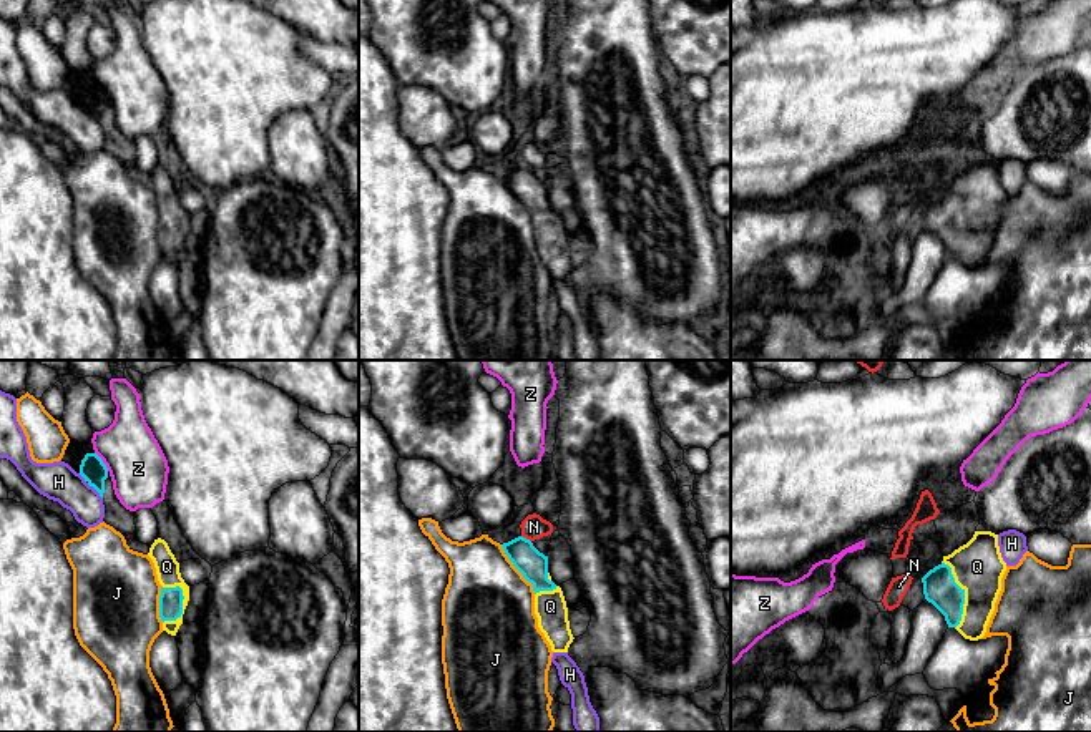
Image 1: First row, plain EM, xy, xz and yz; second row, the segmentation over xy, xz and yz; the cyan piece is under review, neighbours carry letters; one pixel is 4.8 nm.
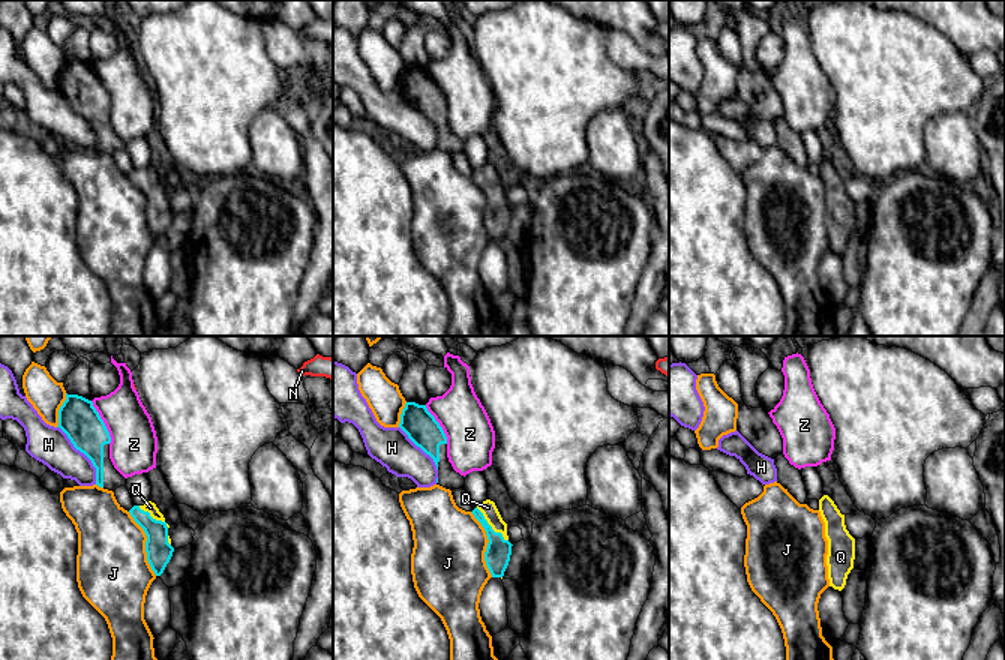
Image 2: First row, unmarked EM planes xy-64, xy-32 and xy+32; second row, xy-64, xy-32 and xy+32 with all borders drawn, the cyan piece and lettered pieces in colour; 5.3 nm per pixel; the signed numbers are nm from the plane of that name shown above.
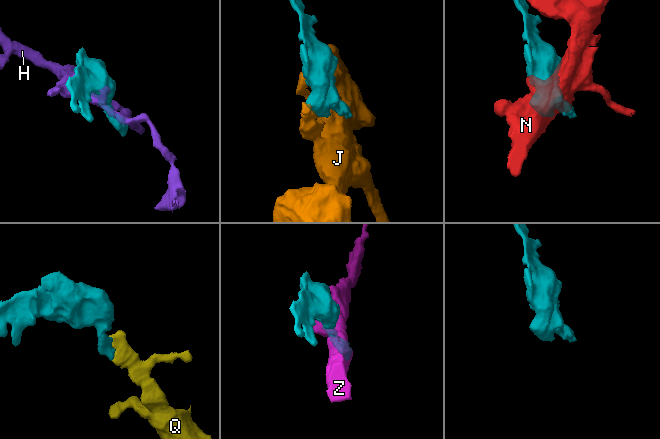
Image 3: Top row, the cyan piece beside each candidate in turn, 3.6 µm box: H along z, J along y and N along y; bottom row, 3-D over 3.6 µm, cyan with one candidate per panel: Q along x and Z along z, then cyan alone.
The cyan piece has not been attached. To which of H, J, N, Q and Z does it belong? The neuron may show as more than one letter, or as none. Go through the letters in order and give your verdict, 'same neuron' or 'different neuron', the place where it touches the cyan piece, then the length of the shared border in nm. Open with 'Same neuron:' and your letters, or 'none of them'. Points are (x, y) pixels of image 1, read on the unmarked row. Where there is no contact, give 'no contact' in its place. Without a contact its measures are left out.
Same neuron: Q
H: different neuron | xy (90, 113) | 170 nm
J: different neuron | xz (517, 196) | 300 nm
N: different neuron | xz (525, 166) | 60 nm
Q: same neuron | yz (963, 223) | 340 nm
Z: different neuron | xy (102, 90) | 120 nm

